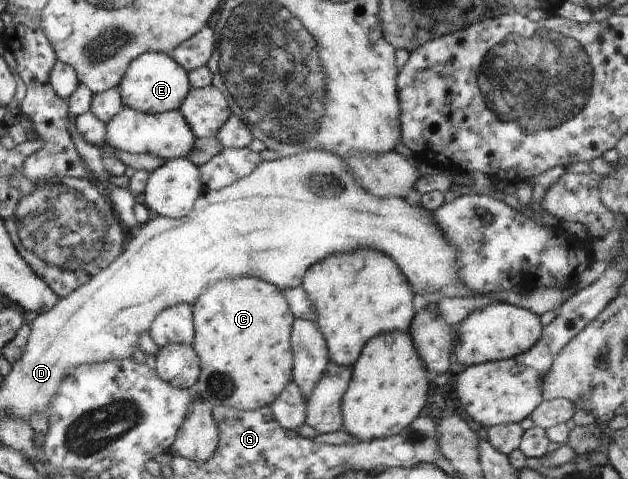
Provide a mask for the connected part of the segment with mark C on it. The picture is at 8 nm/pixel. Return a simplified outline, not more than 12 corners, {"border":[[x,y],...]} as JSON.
{"border":[[222,279],[193,304],[196,396],[256,410],[293,378],[277,286]]}

